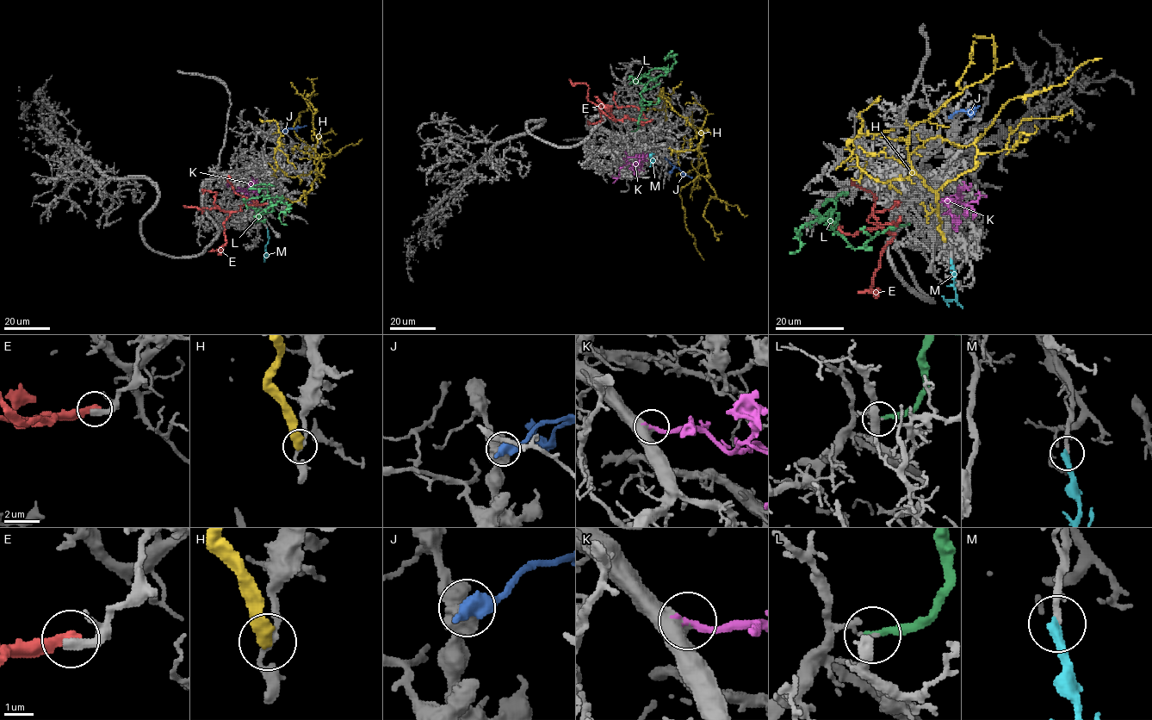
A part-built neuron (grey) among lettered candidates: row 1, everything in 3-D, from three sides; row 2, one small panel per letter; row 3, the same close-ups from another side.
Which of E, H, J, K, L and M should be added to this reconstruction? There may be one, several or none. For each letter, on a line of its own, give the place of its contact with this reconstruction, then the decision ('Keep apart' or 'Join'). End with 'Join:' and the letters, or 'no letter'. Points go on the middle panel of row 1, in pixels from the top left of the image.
E: Touches grey at (652, 119). Keep apart
H: Touches grey at (670, 154). Keep apart
J: Touches grey at (665, 158). Keep apart
K: Touches grey at (625, 152). Join
L: Touches grey at (632, 131). Keep apart
M: Touches grey at (653, 158). Join
Join: K, M

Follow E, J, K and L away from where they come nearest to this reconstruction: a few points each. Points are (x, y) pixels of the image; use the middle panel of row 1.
E: (652, 119), (645, 122), (628, 118), (613, 120), (589, 100), (589, 87), (585, 83), (573, 83), (569, 79)
J: (665, 158), (692, 177)
K: (625, 152), (629, 157), (641, 157), (637, 163)
L: (632, 131), (641, 112), (640, 94), (657, 77), (653, 81), (643, 75), (635, 78), (647, 89), (660, 83)

